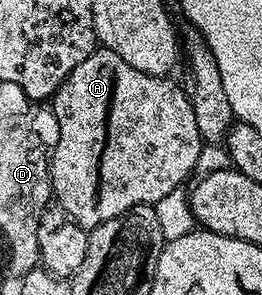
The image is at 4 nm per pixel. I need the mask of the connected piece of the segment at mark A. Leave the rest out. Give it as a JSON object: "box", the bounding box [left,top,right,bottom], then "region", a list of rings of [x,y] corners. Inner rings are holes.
{"box":[49,48,205,231],"region":[[[96,48],[95,52],[89,55],[89,59],[85,59],[85,63],[77,63],[77,67],[73,67],[73,71],[61,83],[55,96],[50,98],[50,105],[52,111],[55,112],[55,125],[59,128],[59,138],[55,141],[55,150],[50,150],[49,153],[51,192],[58,208],[64,209],[82,229],[88,231],[95,229],[101,223],[129,211],[135,205],[153,207],[158,201],[165,199],[165,195],[169,195],[174,189],[180,188],[184,184],[182,181],[191,172],[196,172],[199,156],[205,142],[203,136],[197,131],[197,119],[191,106],[190,96],[184,90],[182,93],[167,77],[150,77],[137,71],[137,67],[129,67],[129,63],[125,63],[125,59],[121,59],[121,55],[117,55],[112,49]]]}

